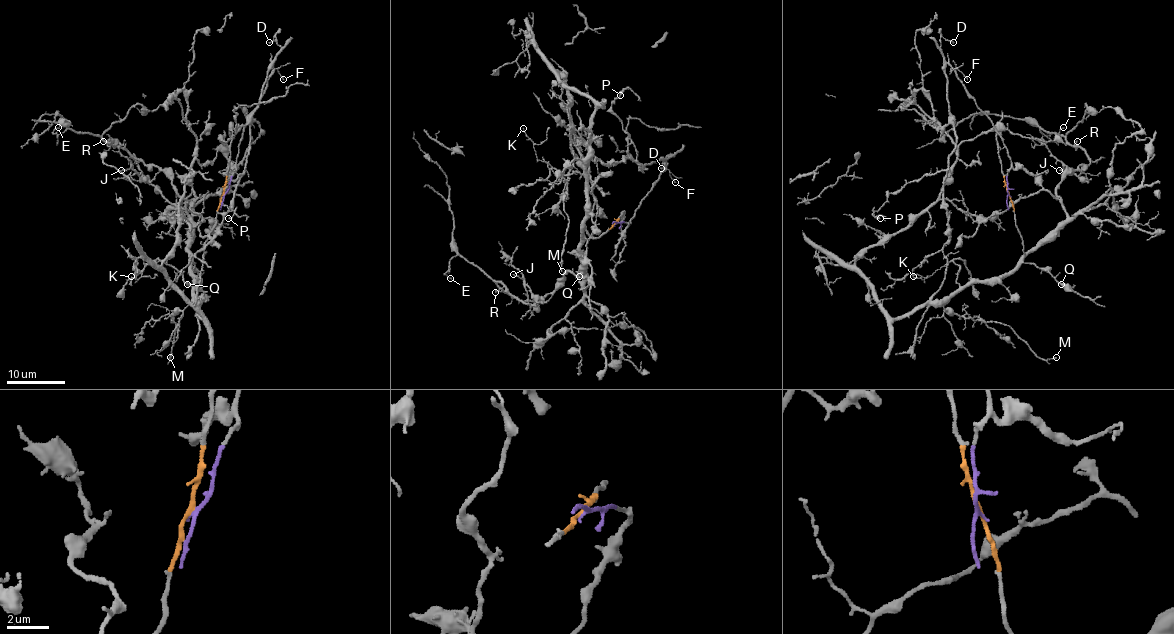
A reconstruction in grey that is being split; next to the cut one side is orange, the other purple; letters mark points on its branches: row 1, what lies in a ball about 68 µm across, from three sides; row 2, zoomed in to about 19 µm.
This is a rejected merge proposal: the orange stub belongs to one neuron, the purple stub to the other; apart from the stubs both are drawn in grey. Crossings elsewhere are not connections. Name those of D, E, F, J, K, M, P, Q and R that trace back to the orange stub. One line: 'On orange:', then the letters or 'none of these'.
On orange: E, J, K, M, Q, R

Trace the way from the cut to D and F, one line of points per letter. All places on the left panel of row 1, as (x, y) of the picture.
D: (224, 194), (236, 166), (248, 115), (266, 88), (271, 65), (280, 48), (274, 37), (268, 43)
F: (224, 194), (236, 166), (248, 115), (257, 106), (273, 70), (277, 69), (283, 79)

